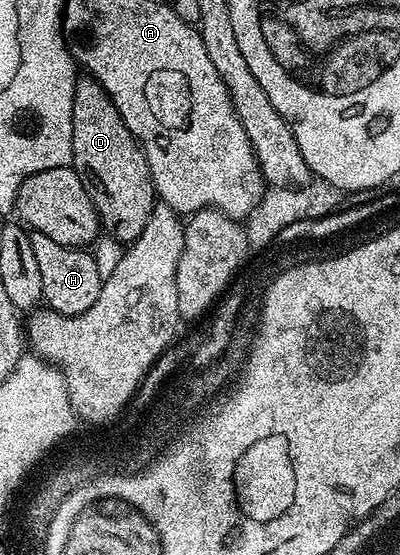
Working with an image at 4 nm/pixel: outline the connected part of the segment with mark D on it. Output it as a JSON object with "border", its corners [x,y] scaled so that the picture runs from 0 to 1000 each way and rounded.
{"border":[[[220,135],[195,137],[183,173],[183,295],[178,301],[198,315],[228,366],[243,377],[250,411],[270,425],[305,438],[335,434],[358,416],[388,368],[378,308],[363,274],[353,270],[353,258],[328,243],[308,207],[298,207],[288,186],[278,186],[263,159],[235,139]]]}

